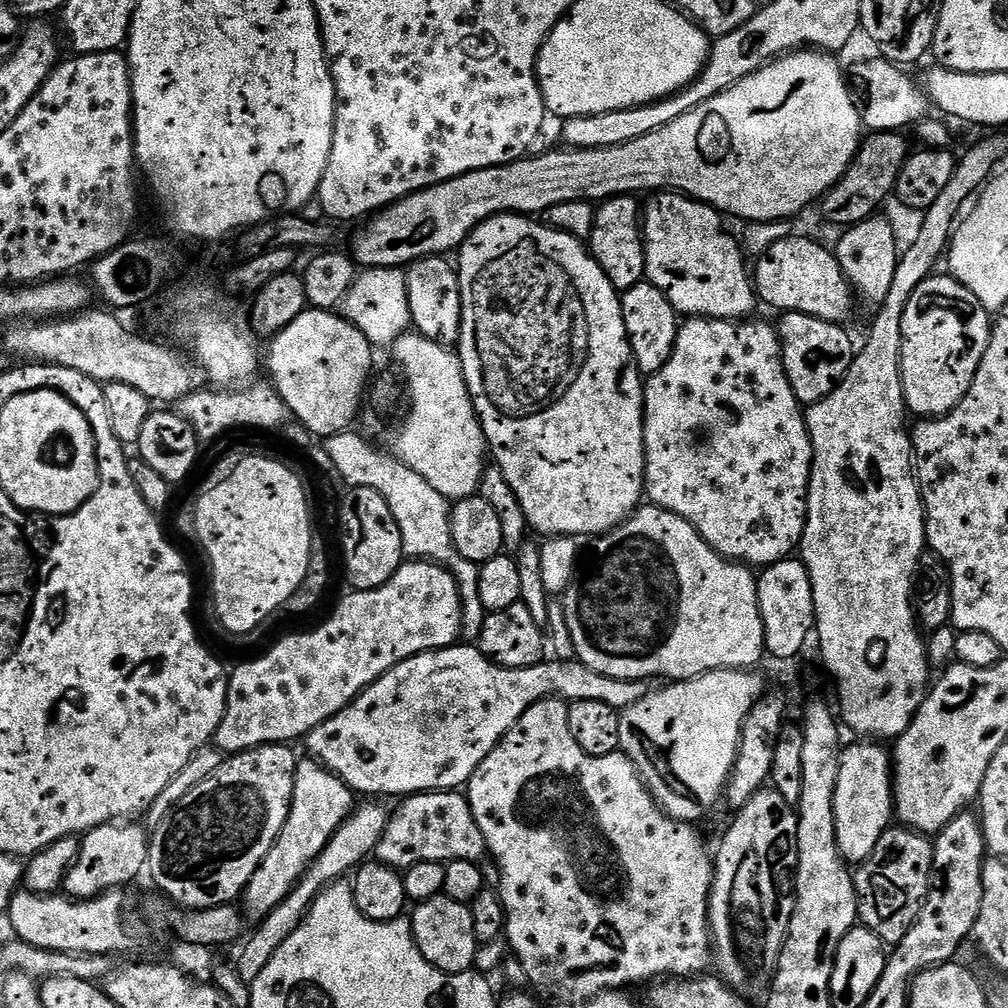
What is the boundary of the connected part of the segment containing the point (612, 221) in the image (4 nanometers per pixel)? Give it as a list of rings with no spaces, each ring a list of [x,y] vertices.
[[[635,195],[613,196],[596,208],[594,230],[590,237],[592,256],[602,266],[606,278],[617,292],[624,293],[645,279],[646,254],[644,253],[644,233],[642,231],[642,204]]]

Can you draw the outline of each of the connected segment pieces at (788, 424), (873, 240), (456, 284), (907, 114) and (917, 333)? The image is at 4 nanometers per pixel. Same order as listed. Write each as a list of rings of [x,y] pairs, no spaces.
[[[688,318],[679,325],[676,345],[670,362],[644,385],[644,490],[655,507],[665,508],[690,522],[694,530],[720,556],[727,556],[745,566],[767,566],[787,560],[799,549],[800,539],[808,521],[808,483],[812,469],[812,439],[808,433],[805,409],[790,386],[780,357],[780,333],[775,323],[745,318],[742,320],[710,320]]]
[[[881,214],[867,216],[862,222],[845,227],[840,241],[834,244],[836,261],[842,266],[842,274],[851,284],[853,293],[864,304],[879,306],[886,302],[890,285],[894,283],[894,270],[900,261],[901,245],[896,245],[896,228]]]
[[[443,255],[423,256],[407,265],[406,275],[412,328],[445,346],[455,345],[460,339],[462,326],[462,294],[457,265],[453,261],[451,264]]]
[[[875,58],[864,60],[850,68],[850,87],[854,103],[860,109],[863,127],[869,133],[900,132],[911,126],[919,125],[929,115],[930,101],[923,87],[910,77],[904,76],[905,69],[891,60]]]
[[[950,274],[928,276],[910,294],[902,314],[902,386],[904,402],[916,418],[935,418],[954,411],[970,390],[988,349],[993,321],[990,314]]]

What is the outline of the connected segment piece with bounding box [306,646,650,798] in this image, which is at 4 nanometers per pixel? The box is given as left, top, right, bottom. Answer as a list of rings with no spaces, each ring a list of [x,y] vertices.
[[[453,646],[450,648],[438,648],[434,652],[420,652],[417,656],[411,656],[409,660],[404,660],[400,664],[395,664],[386,674],[382,674],[376,681],[365,688],[348,707],[343,708],[338,714],[334,714],[322,726],[318,726],[313,732],[308,733],[306,743],[308,743],[309,757],[320,761],[324,767],[330,769],[338,779],[352,789],[353,793],[360,794],[365,792],[368,798],[384,798],[380,796],[400,796],[407,798],[416,795],[418,792],[439,792],[441,790],[460,790],[468,783],[468,779],[478,770],[478,766],[487,758],[489,754],[496,749],[500,739],[505,736],[540,700],[551,700],[553,698],[565,702],[606,702],[606,706],[623,710],[634,706],[642,698],[646,698],[650,691],[649,681],[646,680],[619,680],[618,678],[606,678],[606,674],[598,674],[598,670],[590,670],[582,661],[577,659],[560,660],[557,658],[548,658],[534,666],[525,668],[504,668],[501,664],[496,664],[492,660],[487,660],[481,654],[479,647],[464,646],[460,648]]]

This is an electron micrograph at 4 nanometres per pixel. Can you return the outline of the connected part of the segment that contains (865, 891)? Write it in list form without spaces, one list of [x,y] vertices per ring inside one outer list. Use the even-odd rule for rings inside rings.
[[[890,826],[878,838],[870,858],[855,869],[856,910],[863,927],[870,929],[885,945],[895,946],[914,926],[928,897],[932,882],[933,841],[925,833],[903,826]]]

